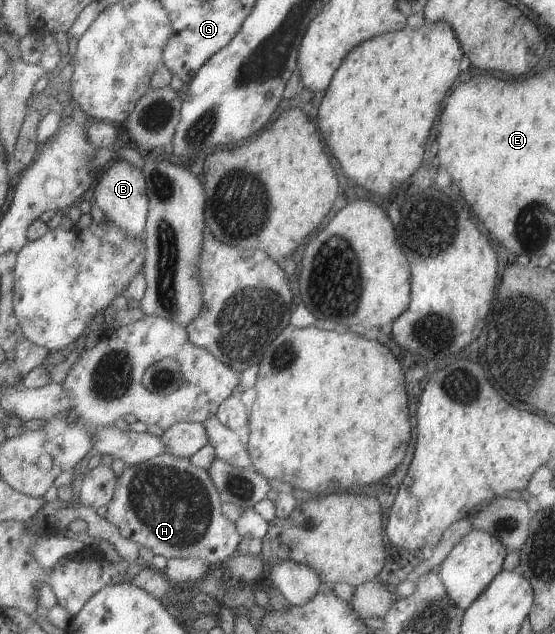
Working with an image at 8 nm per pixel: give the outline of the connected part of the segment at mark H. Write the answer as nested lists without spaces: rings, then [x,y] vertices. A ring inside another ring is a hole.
[[[161,454],[139,465],[125,466],[117,481],[116,496],[107,506],[105,518],[118,528],[122,537],[168,560],[193,557],[216,565],[238,555],[237,547],[244,538],[241,537],[237,523],[225,515],[220,489],[213,481],[212,474],[206,469],[195,467],[189,458],[178,458],[173,454]]]

